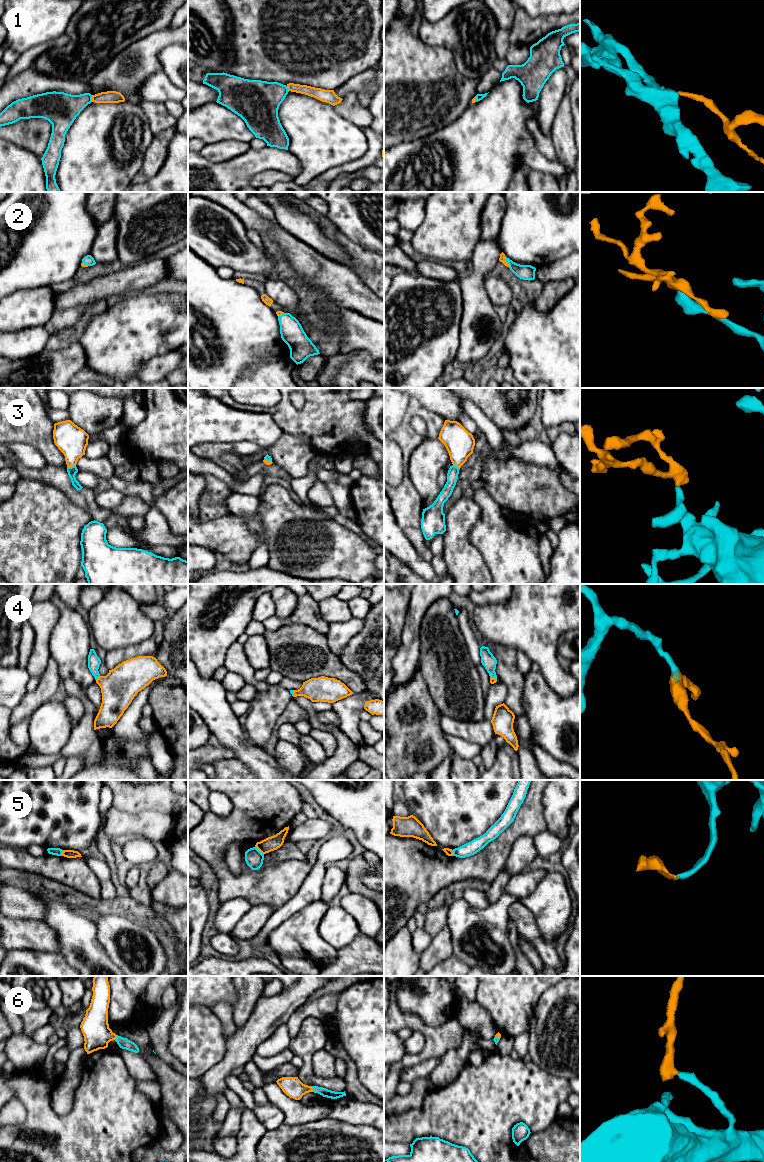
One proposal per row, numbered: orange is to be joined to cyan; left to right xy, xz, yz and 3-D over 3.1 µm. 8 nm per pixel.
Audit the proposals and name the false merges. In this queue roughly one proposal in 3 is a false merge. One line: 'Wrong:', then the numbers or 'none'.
Wrong: 1, 5

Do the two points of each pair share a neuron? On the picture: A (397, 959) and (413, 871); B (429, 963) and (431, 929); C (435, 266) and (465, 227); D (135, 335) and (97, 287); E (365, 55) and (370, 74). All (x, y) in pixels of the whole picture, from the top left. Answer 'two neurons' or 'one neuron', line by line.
A: two neurons
B: two neurons
C: two neurons
D: two neurons
E: two neurons

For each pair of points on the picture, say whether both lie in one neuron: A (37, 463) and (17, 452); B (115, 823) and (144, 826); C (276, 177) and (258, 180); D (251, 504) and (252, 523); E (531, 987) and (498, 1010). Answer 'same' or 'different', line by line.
A: same
B: same
C: same
D: same
E: same

